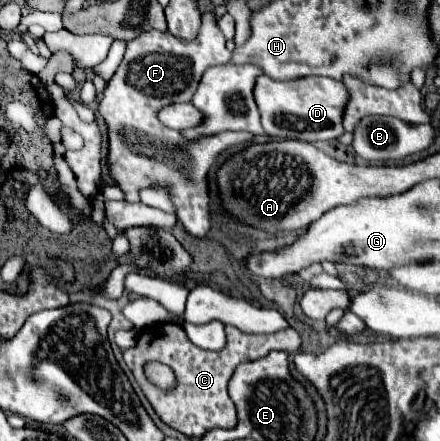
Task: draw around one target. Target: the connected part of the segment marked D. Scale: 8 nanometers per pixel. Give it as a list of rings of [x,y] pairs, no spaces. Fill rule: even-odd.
[[[258,76],[254,86],[254,100],[262,116],[262,128],[270,136],[292,138],[292,140],[334,140],[342,130],[342,110],[348,92],[342,82],[326,76],[304,76],[296,80],[272,80],[268,76]]]

